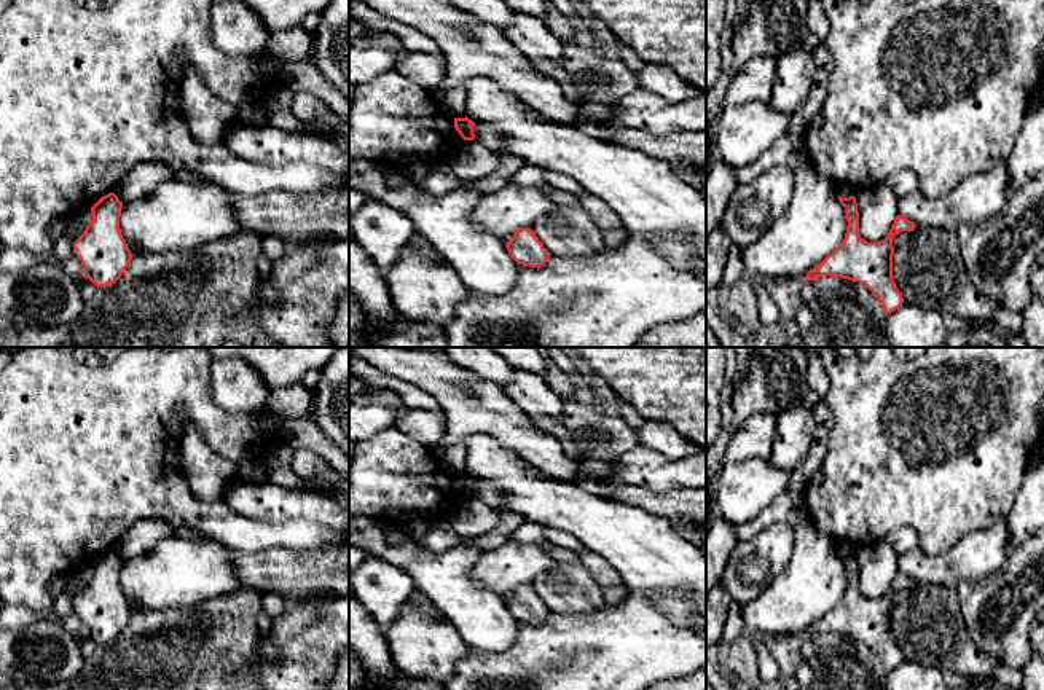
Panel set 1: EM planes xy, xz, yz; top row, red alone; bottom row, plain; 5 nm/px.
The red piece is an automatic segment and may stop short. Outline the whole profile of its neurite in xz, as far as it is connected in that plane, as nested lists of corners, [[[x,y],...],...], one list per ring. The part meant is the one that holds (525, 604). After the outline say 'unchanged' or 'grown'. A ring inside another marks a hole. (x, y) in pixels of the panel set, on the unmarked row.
[[[529,585],[518,586],[505,604],[516,621],[529,625],[544,623],[551,612]]]; unchanged

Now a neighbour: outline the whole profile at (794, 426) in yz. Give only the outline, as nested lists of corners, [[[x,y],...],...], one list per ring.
[[[803,403],[779,411],[776,416],[776,435],[771,445],[771,465],[792,473],[810,449],[814,427],[814,416]]]

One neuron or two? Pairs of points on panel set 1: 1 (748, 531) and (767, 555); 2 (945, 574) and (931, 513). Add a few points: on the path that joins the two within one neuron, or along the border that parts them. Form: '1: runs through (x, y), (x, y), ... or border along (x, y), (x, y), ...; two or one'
1: border along (788, 523), (773, 523), (740, 542); two
2: border along (973, 533), (934, 555), (925, 555), (917, 547); two

